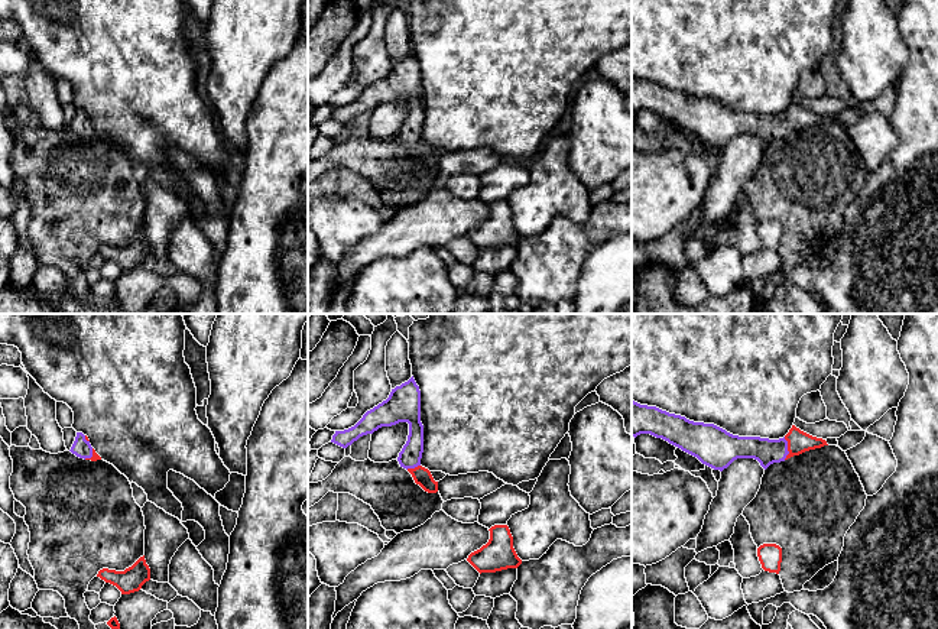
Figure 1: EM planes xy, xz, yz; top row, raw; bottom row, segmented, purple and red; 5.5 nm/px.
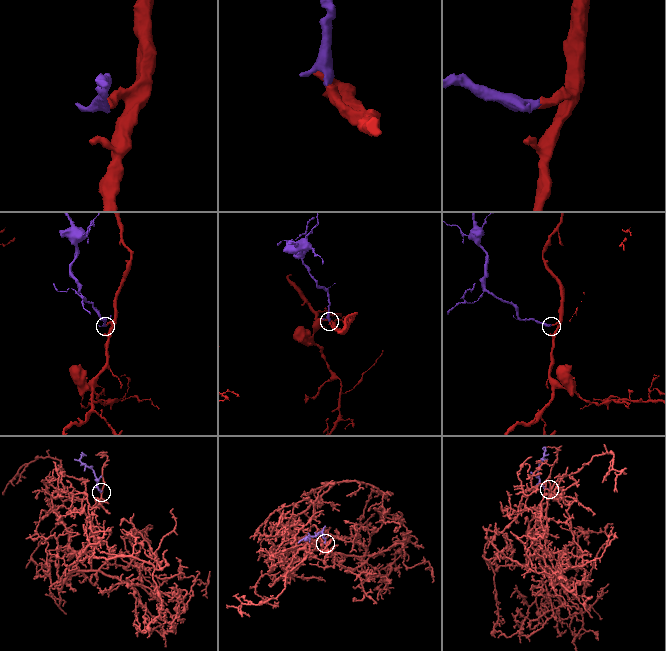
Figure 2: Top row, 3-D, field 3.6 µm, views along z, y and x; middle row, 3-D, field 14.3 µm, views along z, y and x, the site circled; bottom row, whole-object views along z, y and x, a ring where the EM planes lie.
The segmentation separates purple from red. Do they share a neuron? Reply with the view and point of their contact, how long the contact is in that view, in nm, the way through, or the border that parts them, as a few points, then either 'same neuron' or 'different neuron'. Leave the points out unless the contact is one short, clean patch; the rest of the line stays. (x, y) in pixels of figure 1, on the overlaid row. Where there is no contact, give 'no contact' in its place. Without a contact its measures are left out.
yz (786, 448) | 130 nm | across yz (766, 451), (786, 448), (798, 441) | same neuron

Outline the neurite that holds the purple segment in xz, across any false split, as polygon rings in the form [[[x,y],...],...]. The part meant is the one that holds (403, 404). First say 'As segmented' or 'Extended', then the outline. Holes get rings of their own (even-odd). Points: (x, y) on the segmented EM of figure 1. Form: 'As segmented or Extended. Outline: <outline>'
Extended. Outline: [[[413,376],[392,389],[389,398],[367,411],[363,418],[351,428],[335,431],[331,442],[347,448],[360,437],[373,434],[382,427],[392,427],[399,422],[409,424],[408,441],[399,453],[397,461],[406,468],[416,484],[428,493],[438,492],[438,482],[431,471],[421,466],[423,453],[423,425],[421,422],[421,390]]]

